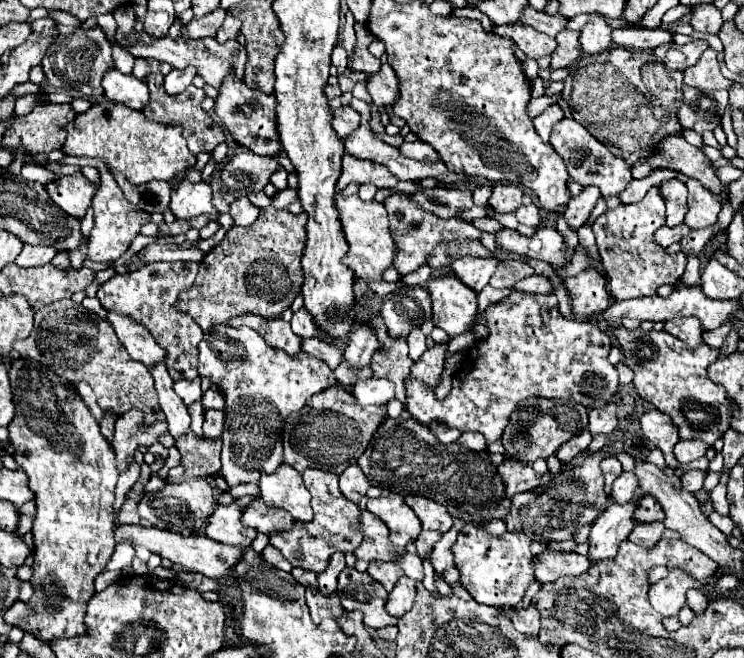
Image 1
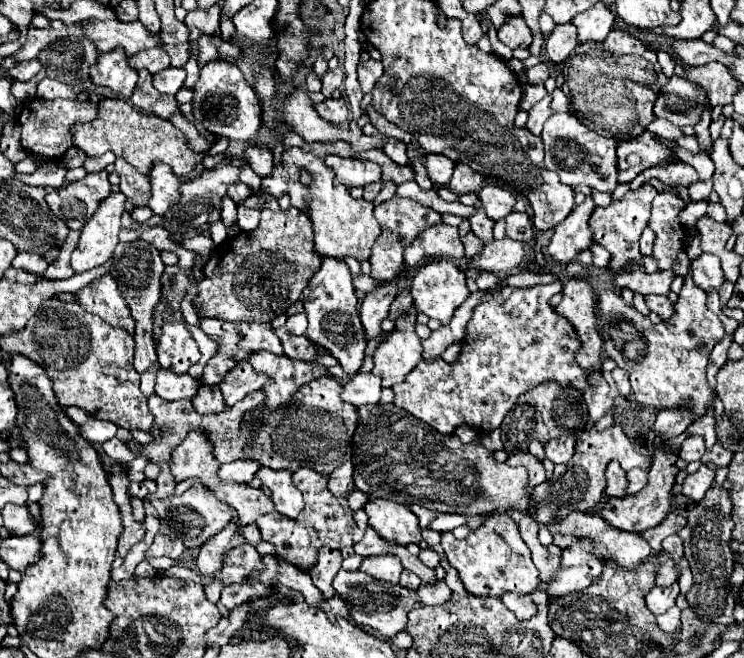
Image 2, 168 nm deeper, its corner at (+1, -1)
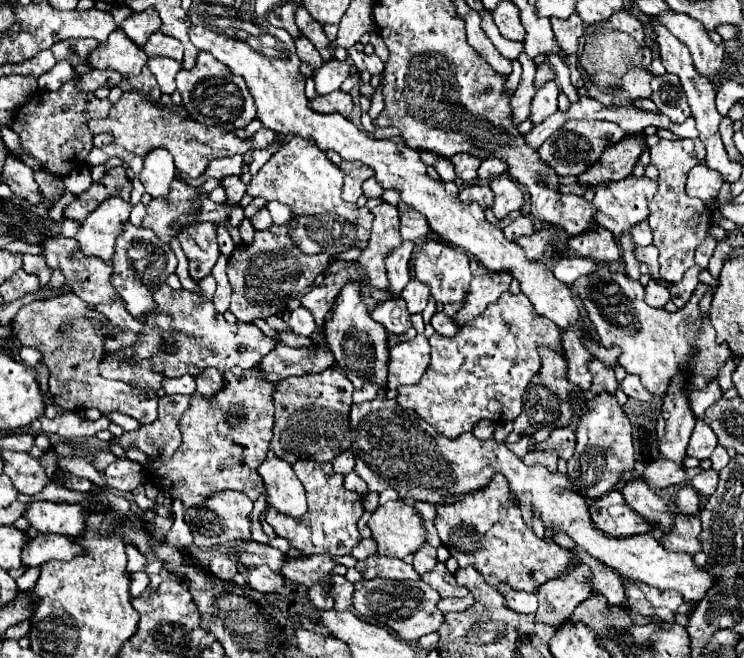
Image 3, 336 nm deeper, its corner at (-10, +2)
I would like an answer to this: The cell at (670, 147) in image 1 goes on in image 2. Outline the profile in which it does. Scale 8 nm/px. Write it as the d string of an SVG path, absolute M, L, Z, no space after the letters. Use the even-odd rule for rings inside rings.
M643 131L637 139L621 141L617 145L619 157L619 179L621 183L631 183L641 171L661 165L661 163L681 163L679 155L663 145L655 133Z

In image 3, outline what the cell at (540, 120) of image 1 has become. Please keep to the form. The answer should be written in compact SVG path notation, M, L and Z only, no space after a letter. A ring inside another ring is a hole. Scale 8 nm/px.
M554 80L546 82L534 96L532 100L532 114L530 114L530 122L536 126L540 124L544 118L548 118L550 114L554 114L558 110L558 86Z

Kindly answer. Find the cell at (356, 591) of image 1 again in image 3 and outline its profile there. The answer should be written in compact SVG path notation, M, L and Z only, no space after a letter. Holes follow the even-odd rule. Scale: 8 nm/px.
M372 578L372 580L360 580L354 584L354 596L352 606L360 614L360 618L380 624L384 628L392 628L402 640L416 642L418 638L436 632L440 624L444 622L444 614L436 608L440 594L430 588L426 582L396 582L396 580L384 580L384 578Z

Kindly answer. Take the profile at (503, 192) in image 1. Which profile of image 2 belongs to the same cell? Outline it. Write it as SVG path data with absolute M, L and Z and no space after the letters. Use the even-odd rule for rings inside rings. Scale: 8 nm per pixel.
M485 185L479 191L479 197L481 197L485 213L493 221L507 217L513 211L513 205L516 203L516 197L510 190L497 185Z

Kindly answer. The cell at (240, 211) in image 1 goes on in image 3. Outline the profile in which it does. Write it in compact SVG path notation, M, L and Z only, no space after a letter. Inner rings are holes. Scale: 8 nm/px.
M264 208L264 210L260 210L258 214L254 214L252 218L250 218L250 224L252 224L252 228L254 230L268 230L270 226L272 226L272 218L270 218L270 212Z

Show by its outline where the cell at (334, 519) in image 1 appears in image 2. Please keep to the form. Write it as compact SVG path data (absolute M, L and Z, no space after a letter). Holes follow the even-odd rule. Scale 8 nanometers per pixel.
M301 467L301 471L293 473L295 485L301 489L305 499L305 509L297 519L287 519L285 515L269 513L261 519L257 519L257 527L261 531L263 541L269 541L275 545L275 553L299 571L309 571L313 563L317 563L317 551L321 547L331 549L343 549L351 547L357 541L363 539L363 531L357 527L353 519L353 509L347 505L345 499L337 499L327 489L327 475L321 475L309 467Z

